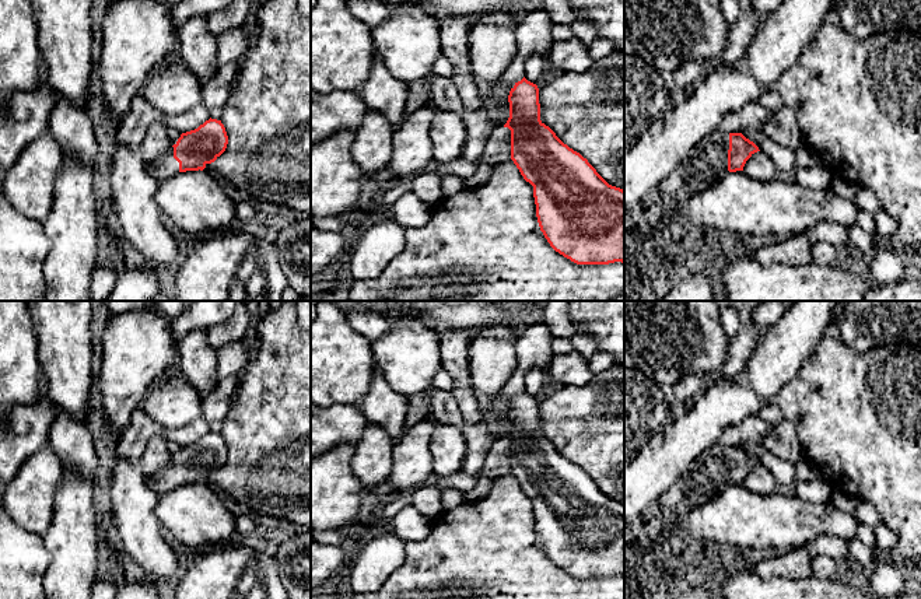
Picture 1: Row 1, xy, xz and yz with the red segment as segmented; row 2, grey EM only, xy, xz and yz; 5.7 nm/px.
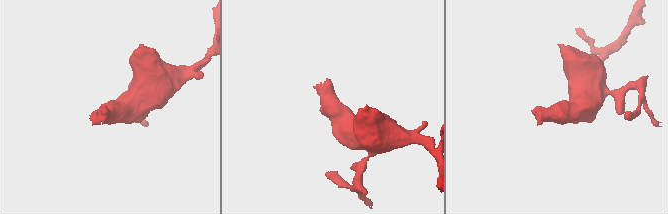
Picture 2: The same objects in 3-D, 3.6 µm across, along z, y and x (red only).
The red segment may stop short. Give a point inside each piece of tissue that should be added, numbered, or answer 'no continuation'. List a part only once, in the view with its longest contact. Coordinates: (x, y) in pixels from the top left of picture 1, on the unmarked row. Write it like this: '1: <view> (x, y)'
1: yz (707, 475)

